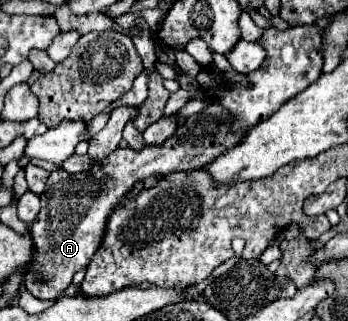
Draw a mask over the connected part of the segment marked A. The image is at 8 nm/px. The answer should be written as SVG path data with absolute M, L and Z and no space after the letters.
M214 101L208 103L202 113L180 123L176 133L162 145L146 145L140 151L132 147L116 149L106 159L96 161L90 171L82 173L54 169L46 181L44 193L40 195L42 209L32 223L32 233L38 241L38 265L34 265L34 273L26 277L26 289L42 301L60 297L72 283L72 275L84 269L100 247L106 217L122 195L146 177L160 179L176 171L200 169L206 161L212 161L218 153L222 153L222 149L230 149L230 145L236 145L242 137L244 131L230 133L230 117L226 117L226 109Z

